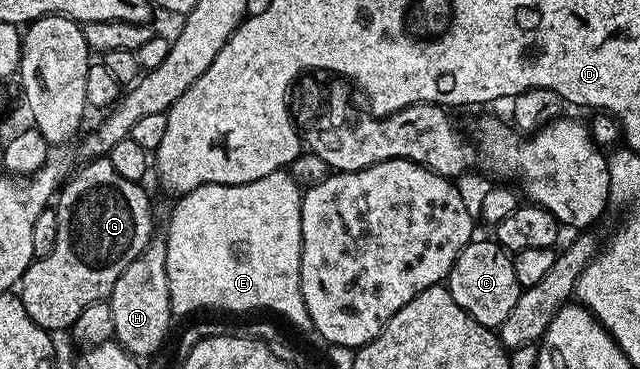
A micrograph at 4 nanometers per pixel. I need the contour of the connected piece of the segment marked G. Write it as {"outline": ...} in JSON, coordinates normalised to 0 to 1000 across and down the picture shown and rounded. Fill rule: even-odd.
{"outline":[[[170,425],[134,436],[109,469],[86,537],[92,585],[86,672],[75,694],[53,705],[30,767],[36,835],[61,889],[106,897],[138,827],[169,810],[198,715],[233,669],[242,623],[239,558],[227,509],[186,477]]]}

